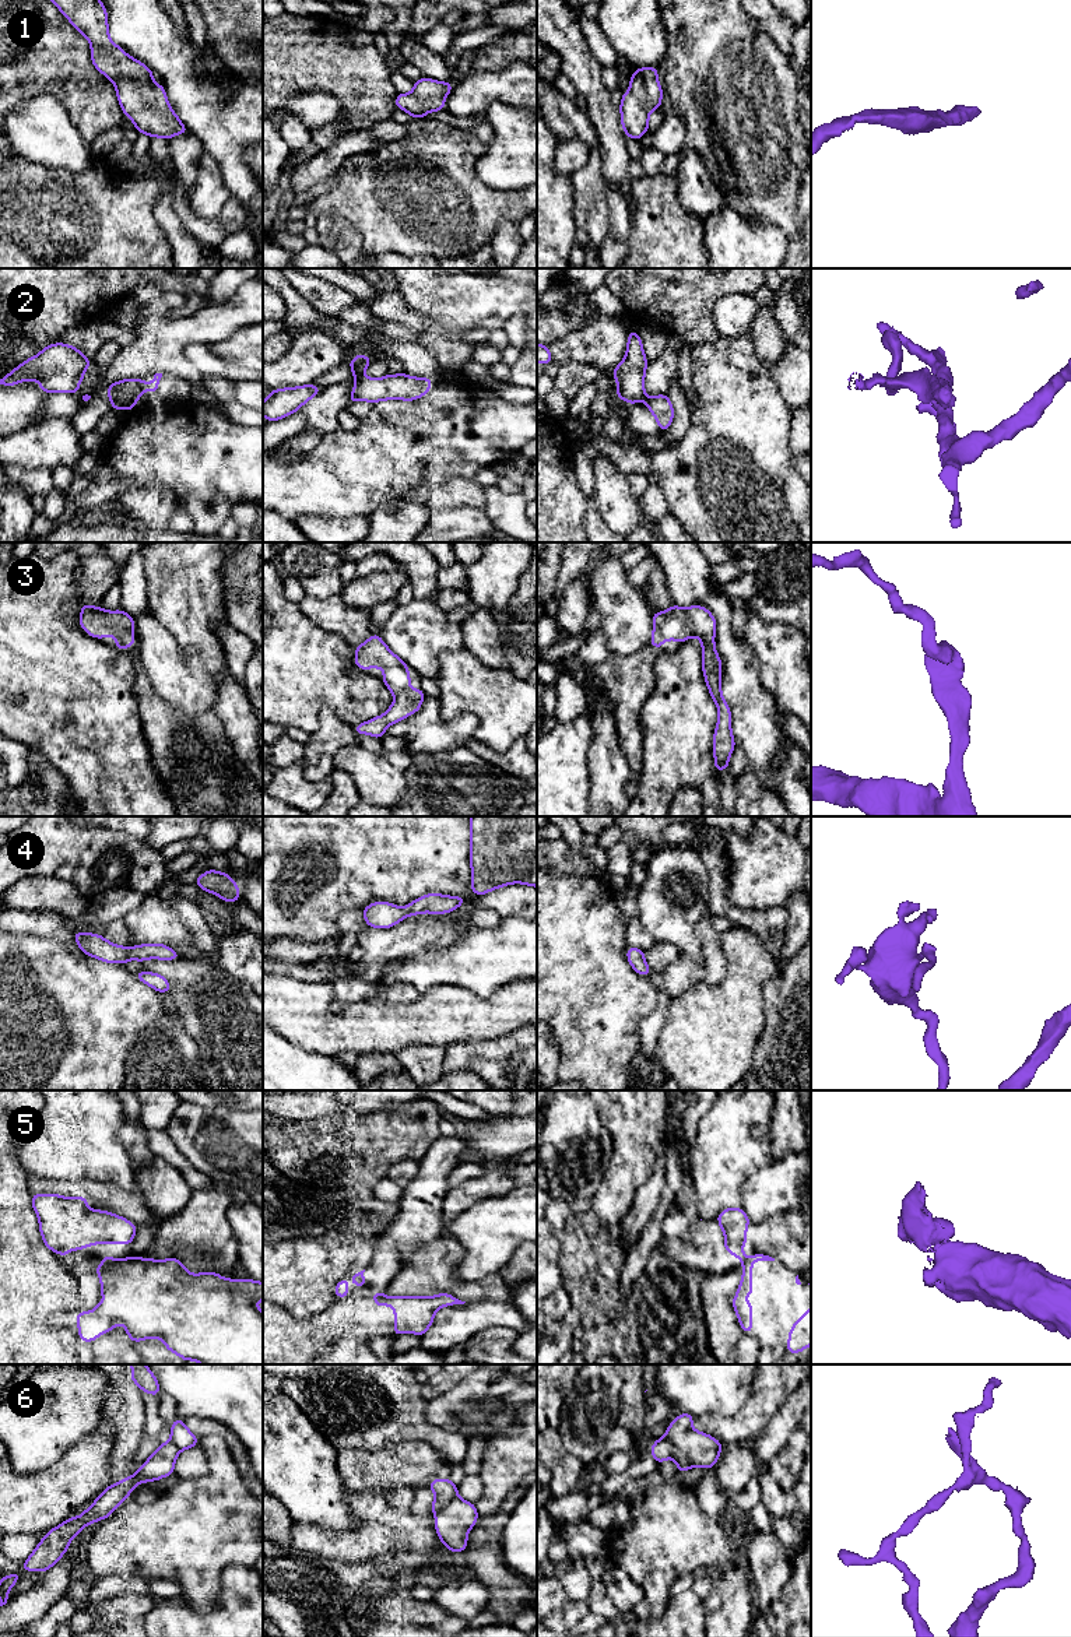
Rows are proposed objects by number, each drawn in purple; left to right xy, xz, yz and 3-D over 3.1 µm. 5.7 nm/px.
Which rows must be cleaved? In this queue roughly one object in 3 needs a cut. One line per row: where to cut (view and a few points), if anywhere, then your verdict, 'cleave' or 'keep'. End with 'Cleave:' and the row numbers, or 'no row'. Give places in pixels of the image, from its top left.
1: cut none; keep
2: cut xz (362, 375), (355, 378); cleave
3: cut none; keep
4: cut none; keep
5: cut yz (747, 1260), (741, 1264); cleave
6: cut yz (664, 1436), (692, 1465); cleave
Cleave: 2, 5, 6

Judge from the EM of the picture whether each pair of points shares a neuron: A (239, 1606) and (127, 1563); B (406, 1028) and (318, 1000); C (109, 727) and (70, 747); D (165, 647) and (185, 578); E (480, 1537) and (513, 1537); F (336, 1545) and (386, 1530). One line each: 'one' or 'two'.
A: two
B: one
C: one
D: two
E: two
F: one

